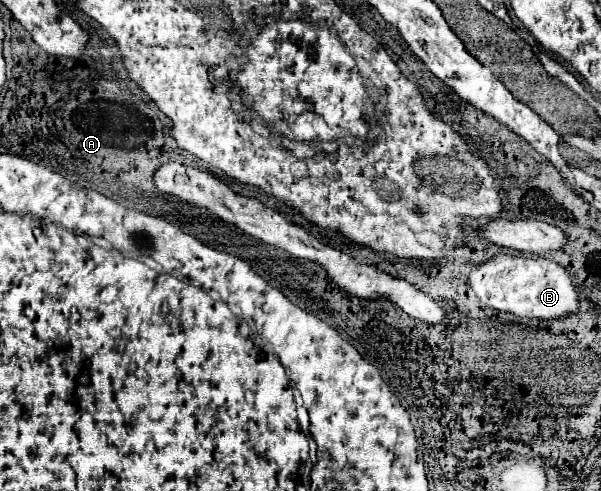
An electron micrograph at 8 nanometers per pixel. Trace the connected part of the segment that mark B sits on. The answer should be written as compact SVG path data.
M498 254L490 262L474 268L468 282L486 306L492 306L500 312L510 312L520 318L558 320L578 312L576 306L570 306L570 288L574 288L570 274L564 266L548 258L522 258Z

